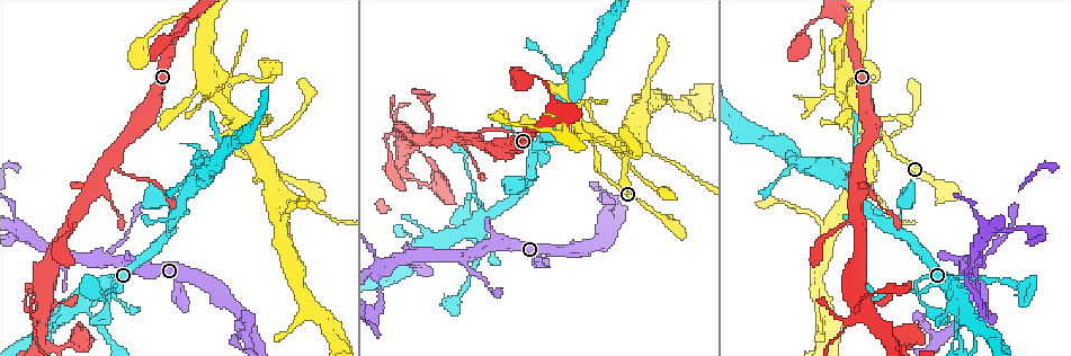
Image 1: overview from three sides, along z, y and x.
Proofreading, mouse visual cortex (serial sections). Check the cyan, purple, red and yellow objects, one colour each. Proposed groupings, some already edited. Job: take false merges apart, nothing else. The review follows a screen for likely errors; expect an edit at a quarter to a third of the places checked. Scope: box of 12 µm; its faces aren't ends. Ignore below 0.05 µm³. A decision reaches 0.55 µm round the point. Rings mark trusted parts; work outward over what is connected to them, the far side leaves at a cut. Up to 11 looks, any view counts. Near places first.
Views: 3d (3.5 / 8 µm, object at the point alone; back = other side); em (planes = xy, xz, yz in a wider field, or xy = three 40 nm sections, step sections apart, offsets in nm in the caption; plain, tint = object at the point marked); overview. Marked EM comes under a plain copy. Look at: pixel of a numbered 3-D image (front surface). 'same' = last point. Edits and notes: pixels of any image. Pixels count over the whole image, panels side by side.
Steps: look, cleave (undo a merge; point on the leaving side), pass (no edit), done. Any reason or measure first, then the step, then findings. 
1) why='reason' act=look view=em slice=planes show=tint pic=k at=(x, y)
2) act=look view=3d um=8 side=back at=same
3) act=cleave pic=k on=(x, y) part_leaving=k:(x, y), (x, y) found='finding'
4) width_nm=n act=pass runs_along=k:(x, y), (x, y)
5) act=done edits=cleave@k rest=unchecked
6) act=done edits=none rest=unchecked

why='thick turns thin' act=look view=3d um=8 side=back pic=1 at=(651, 151)

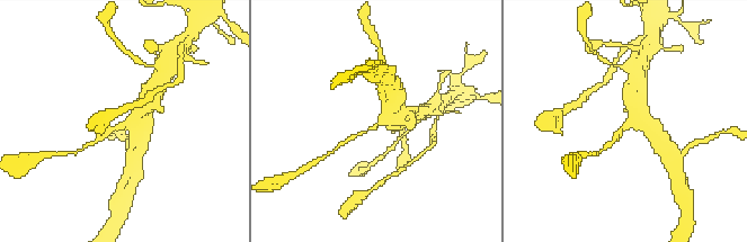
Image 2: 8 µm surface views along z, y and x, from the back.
why='zoom in' act=look view=3d um=3.5 side=back pic=2 at=(628, 127)

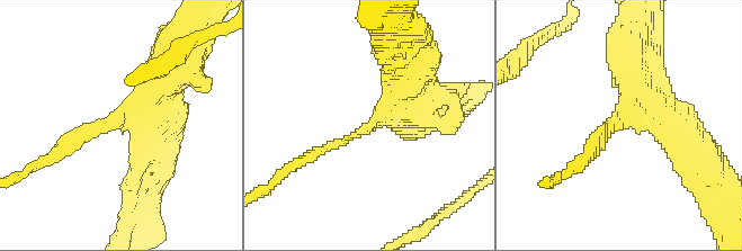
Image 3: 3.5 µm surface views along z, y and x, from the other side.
arm_widths_nm=150,350 act=look view=em slice=xy step=1 show=tint pic=3 at=(117, 120)

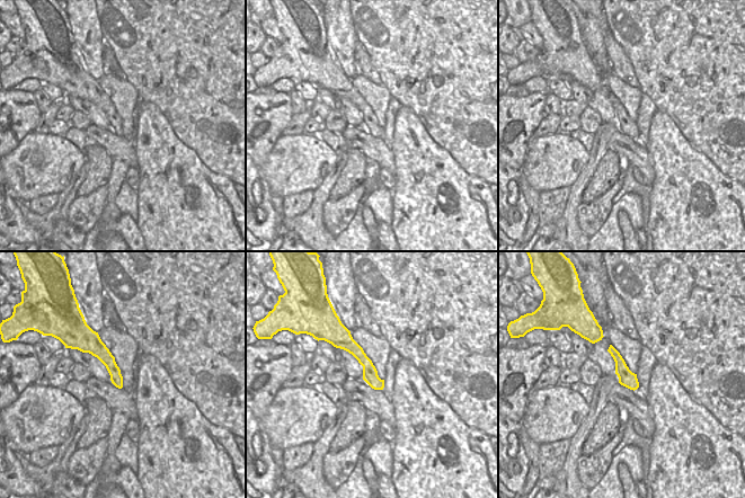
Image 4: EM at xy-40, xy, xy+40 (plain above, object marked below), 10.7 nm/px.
act=pass runs_along=4:(347, 336), (380, 387) found='continuous, no second cell'

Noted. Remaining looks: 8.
act=look view=3d um=8 pic=1 at=(841, 171)

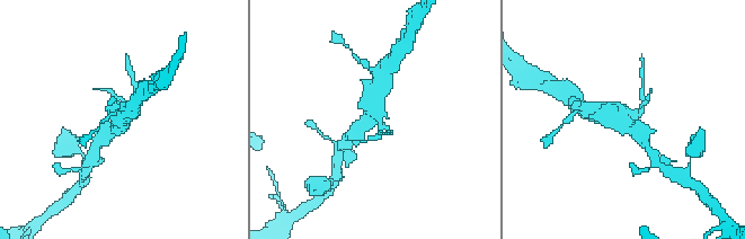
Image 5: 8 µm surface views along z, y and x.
act=look view=em slice=xy step=3 show=tint pic=5 at=(378, 120)

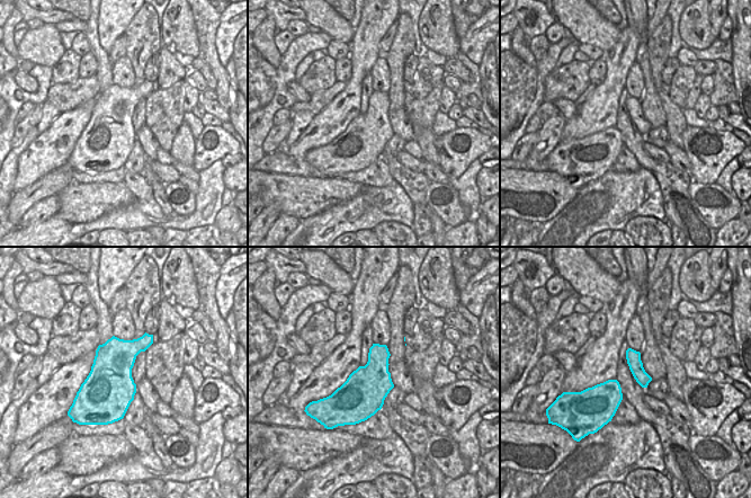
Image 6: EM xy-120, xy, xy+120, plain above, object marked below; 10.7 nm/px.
act=cleave pic=5 on=(641, 91) part_leaving=5:(635, 116), (642, 109), (644, 77) found='a second cell is stuck on'

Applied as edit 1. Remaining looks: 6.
why='four-way junction' act=look view=3d um=3.5 pic=1 at=(990, 229)

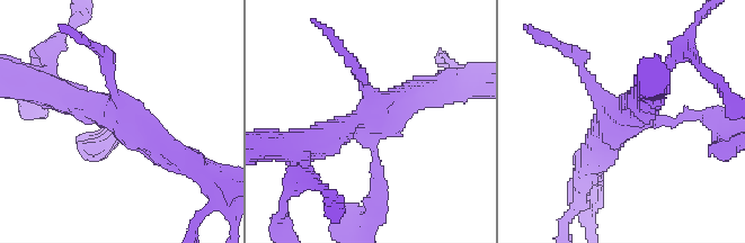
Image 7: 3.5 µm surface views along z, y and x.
arms=4 arm_widths_nm=150,150,350,350 why='now the EM' act=look view=em slice=planes show=tint pic=7 at=(624, 123)

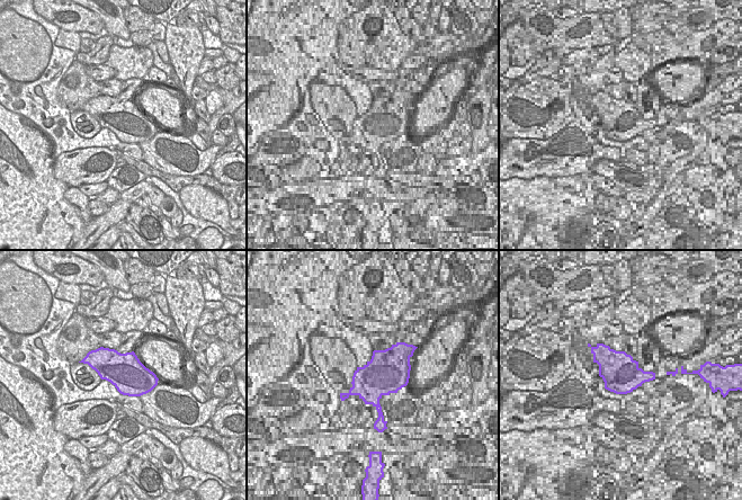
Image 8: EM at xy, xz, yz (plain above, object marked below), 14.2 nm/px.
act=pass runs_along=7:(432, 92), (373, 120), (377, 190) found='one cell here'

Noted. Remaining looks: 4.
why='three-way junction' act=look view=3d um=3.5 pic=1 at=(919, 293)

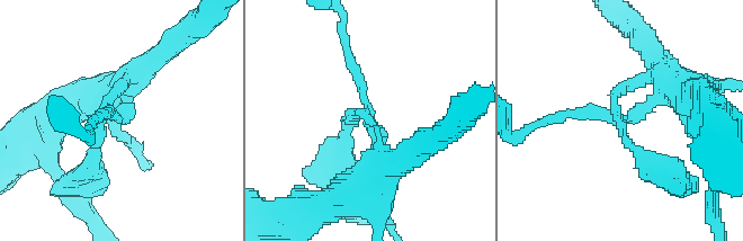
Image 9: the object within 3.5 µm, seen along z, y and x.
arms=3 arm_widths_nm=150,200,250 act=look view=em slice=xy step=3 show=tint pic=9 at=(100, 124)

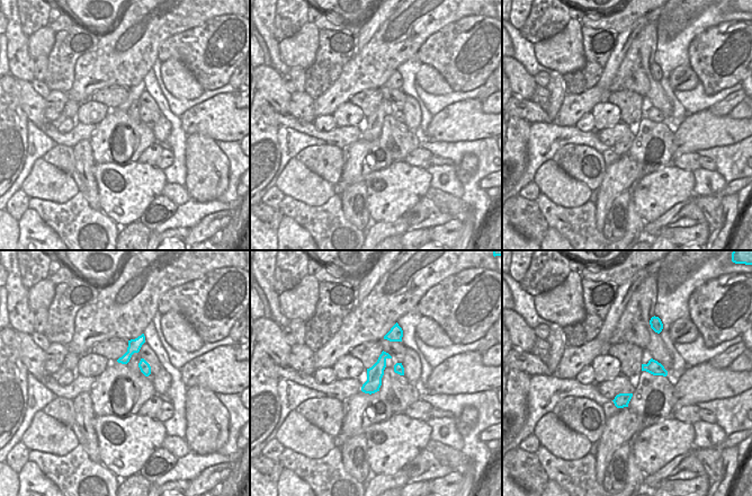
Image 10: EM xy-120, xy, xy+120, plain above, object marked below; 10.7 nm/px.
width_nm=170 act=pass runs_along=9:(134, 76), (86, 176) found='all the same cell'

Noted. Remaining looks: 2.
act=done edits=cleave@5 rest=unchecked

